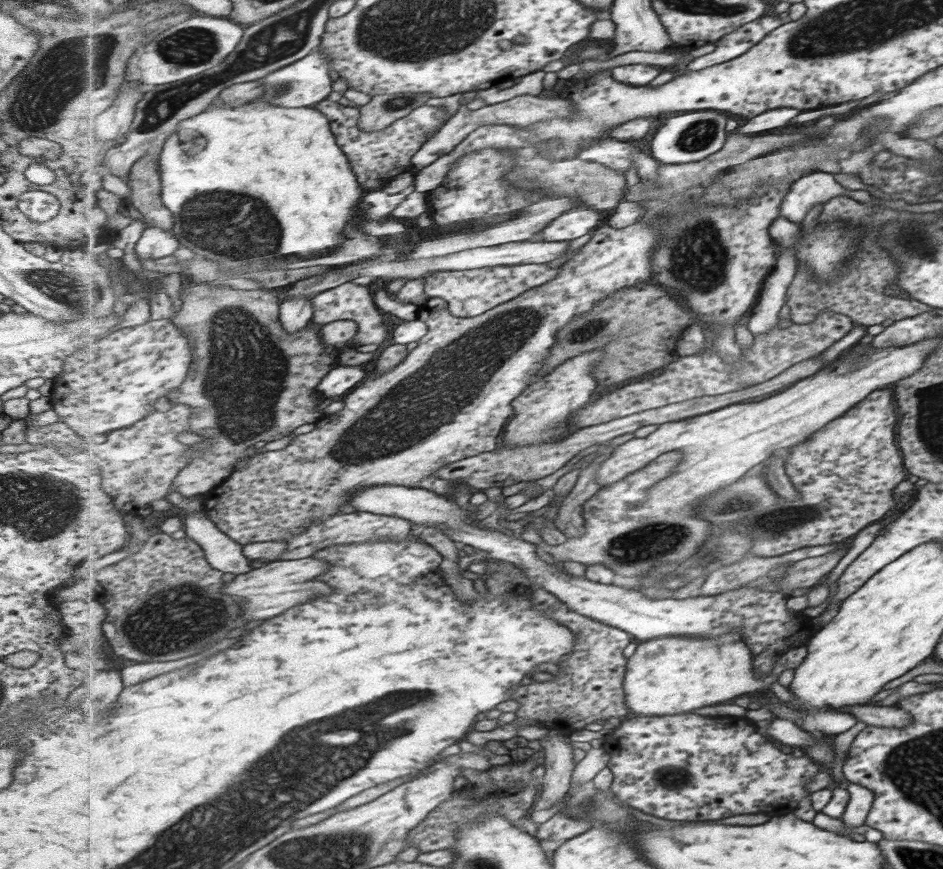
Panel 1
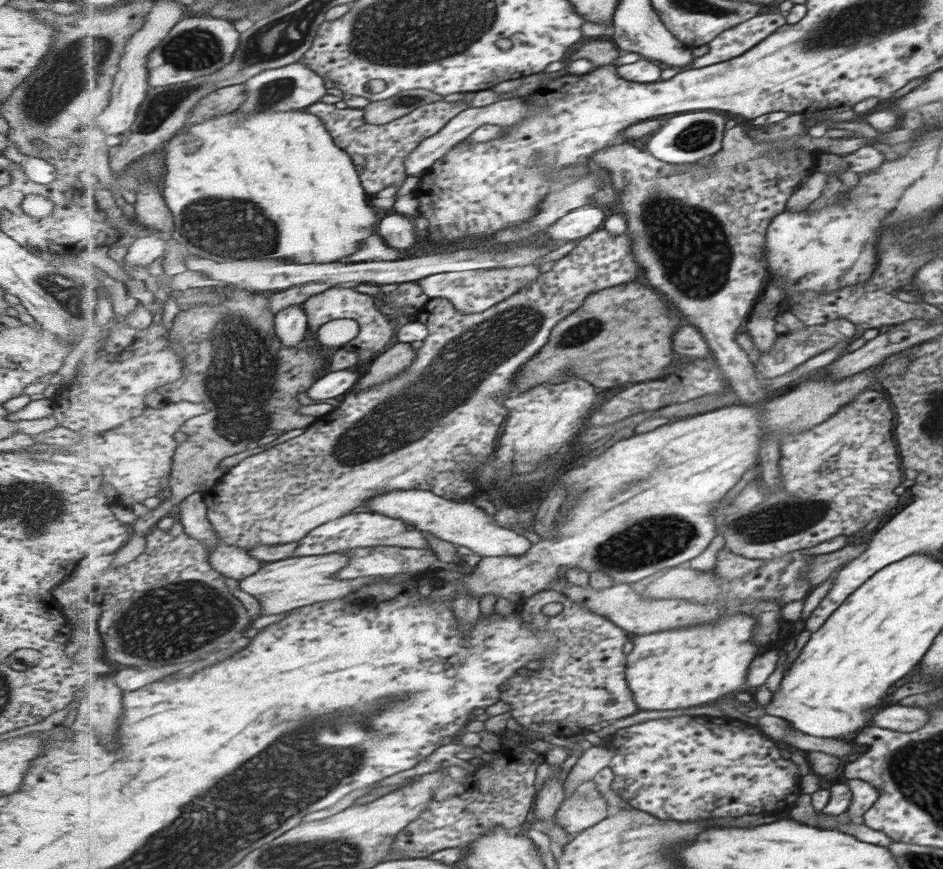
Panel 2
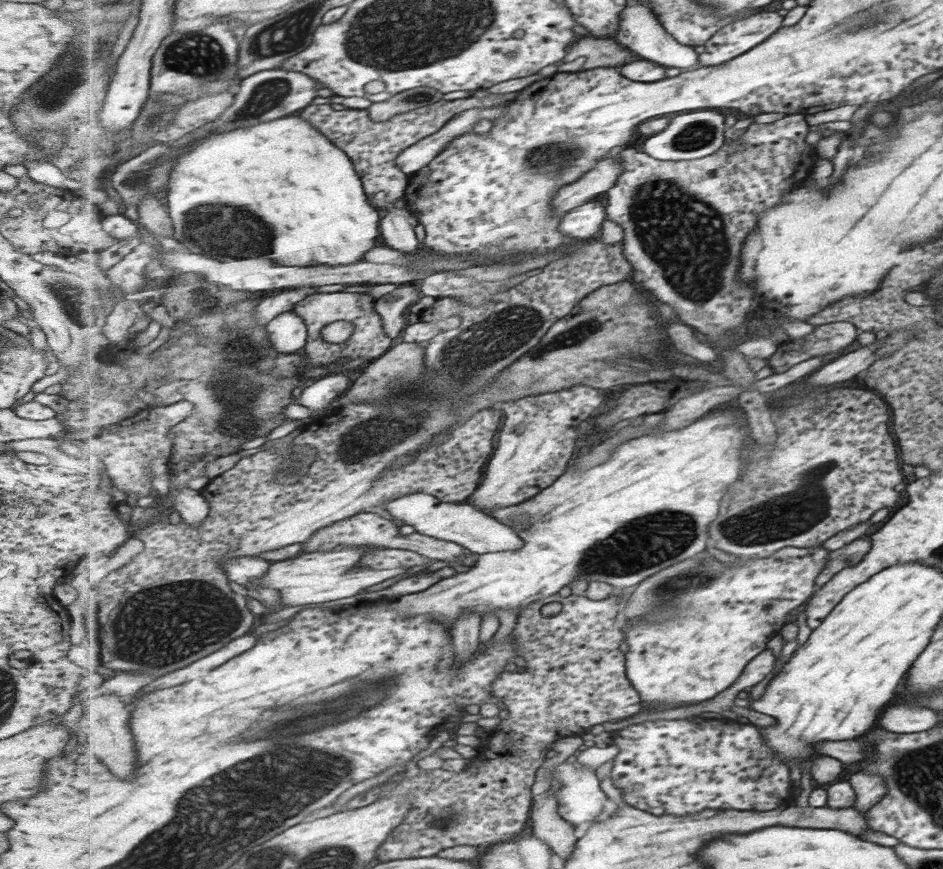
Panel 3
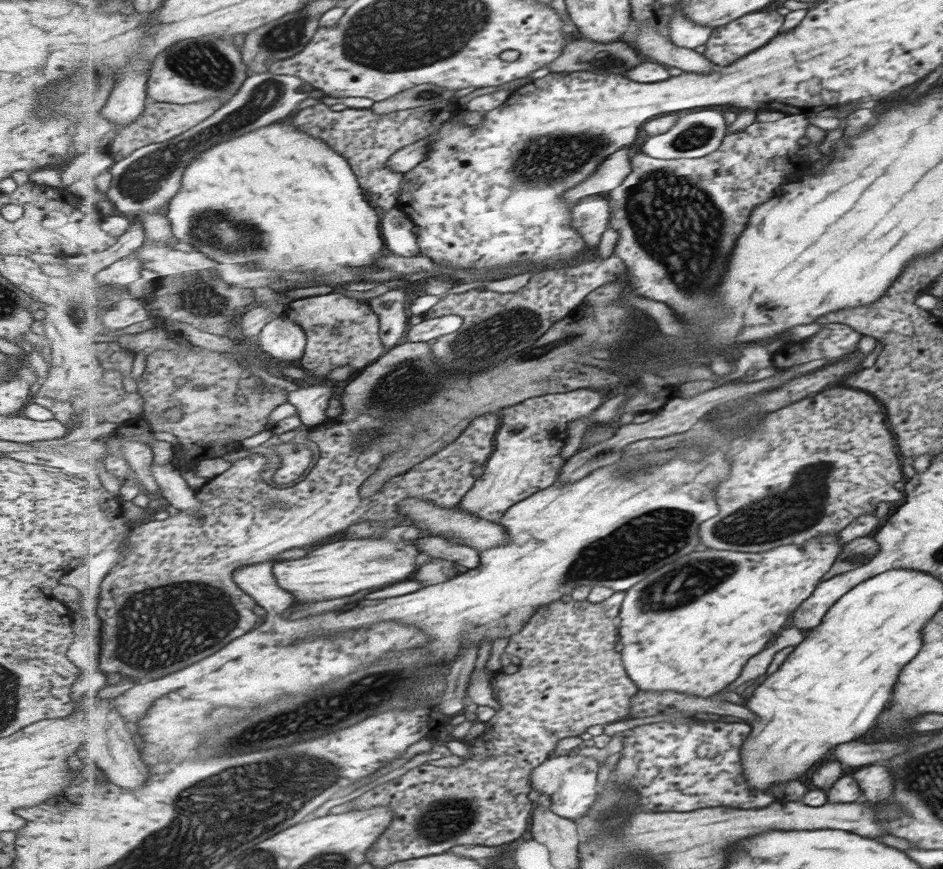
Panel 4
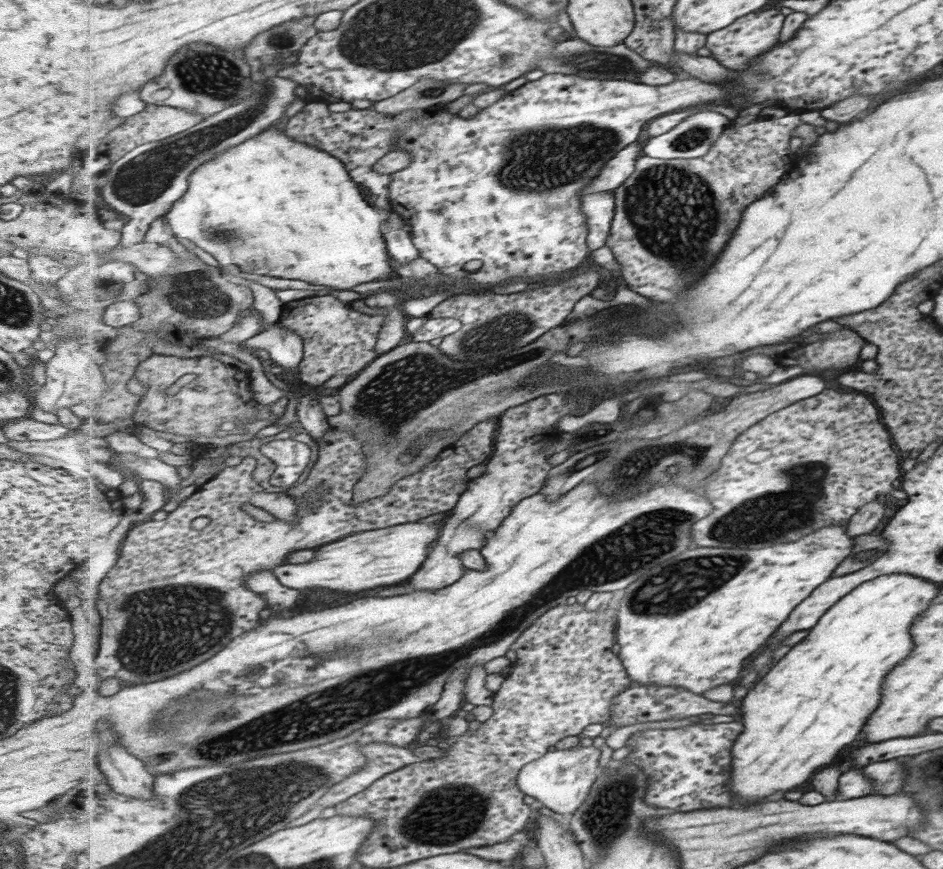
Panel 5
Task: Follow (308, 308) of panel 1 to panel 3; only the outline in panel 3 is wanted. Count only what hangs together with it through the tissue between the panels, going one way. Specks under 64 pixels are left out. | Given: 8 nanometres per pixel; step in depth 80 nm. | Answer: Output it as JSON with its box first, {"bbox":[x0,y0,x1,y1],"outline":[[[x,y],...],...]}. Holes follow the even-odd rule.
{"bbox":[265,311,308,356],"outline":[[[295,311],[284,312],[265,324],[272,347],[286,355],[302,356],[308,341],[305,319]]]}

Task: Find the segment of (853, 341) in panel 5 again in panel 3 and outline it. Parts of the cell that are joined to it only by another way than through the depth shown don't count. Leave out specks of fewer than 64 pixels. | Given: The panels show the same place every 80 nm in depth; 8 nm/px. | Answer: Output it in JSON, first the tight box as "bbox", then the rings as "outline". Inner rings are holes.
{"bbox":[766,321,855,375],"outline":[[[845,321],[815,325],[805,336],[777,344],[775,352],[766,358],[766,366],[773,375],[781,374],[797,362],[815,356],[824,357],[833,350],[849,346],[855,340],[855,336],[855,326]]]}

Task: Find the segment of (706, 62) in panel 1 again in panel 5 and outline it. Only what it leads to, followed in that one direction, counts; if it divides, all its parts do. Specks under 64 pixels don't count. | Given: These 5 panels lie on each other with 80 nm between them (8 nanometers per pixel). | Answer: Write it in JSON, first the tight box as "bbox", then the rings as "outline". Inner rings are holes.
{"bbox":[706,10,783,68],"outline":[[[763,10],[763,12],[753,12],[753,16],[745,16],[745,20],[737,19],[737,24],[721,29],[720,31],[708,34],[706,48],[710,51],[710,56],[716,58],[723,66],[727,68],[747,68],[749,60],[755,59],[755,56],[767,52],[779,38],[779,28],[783,22],[783,14],[777,10]]]}

